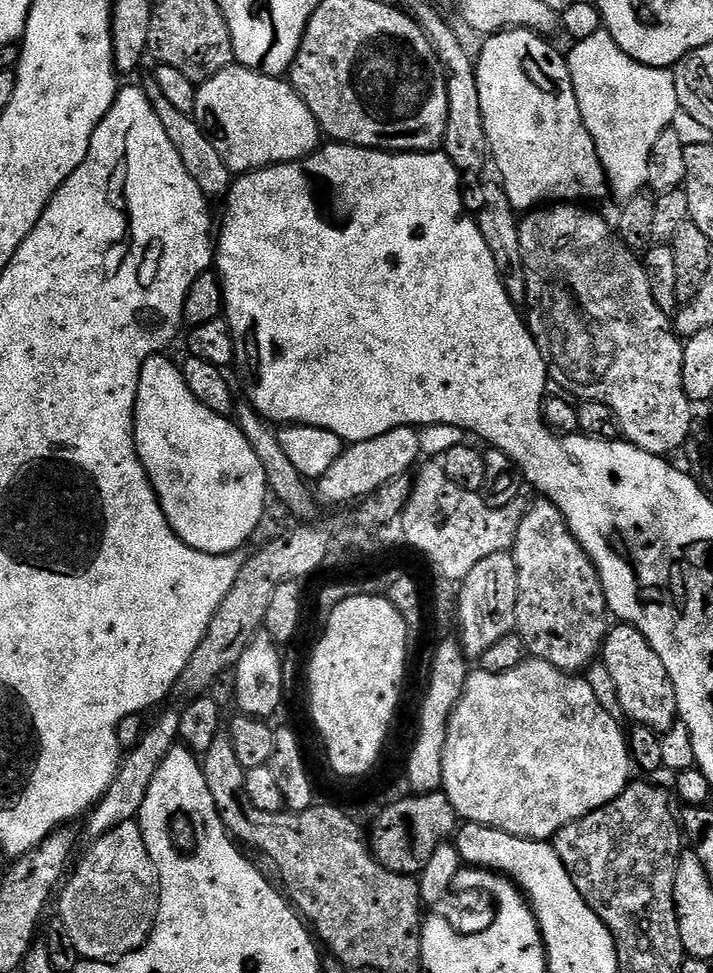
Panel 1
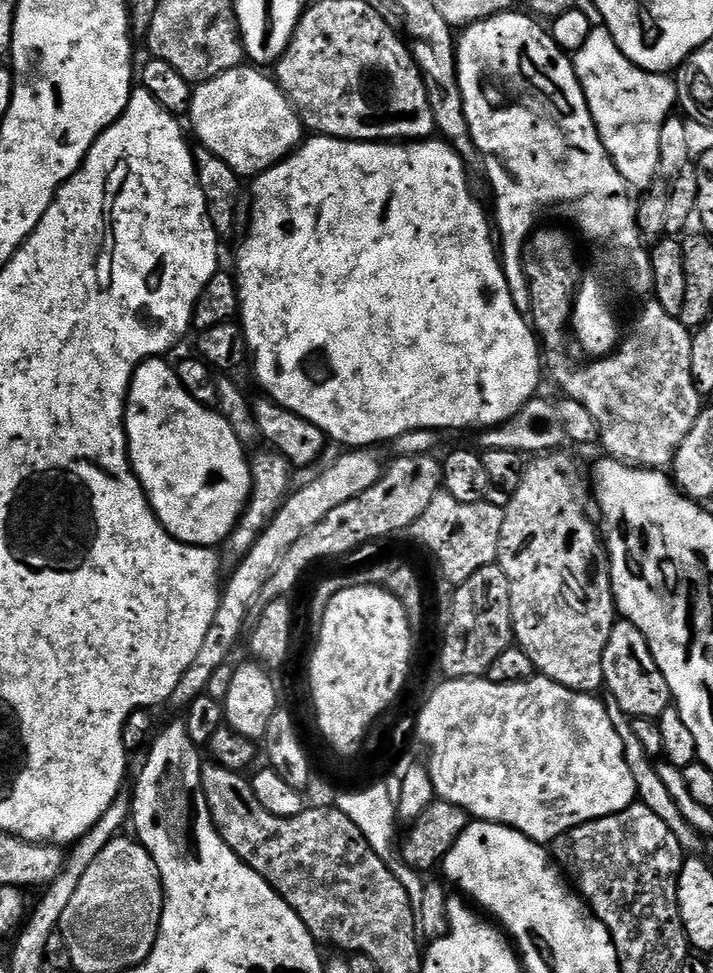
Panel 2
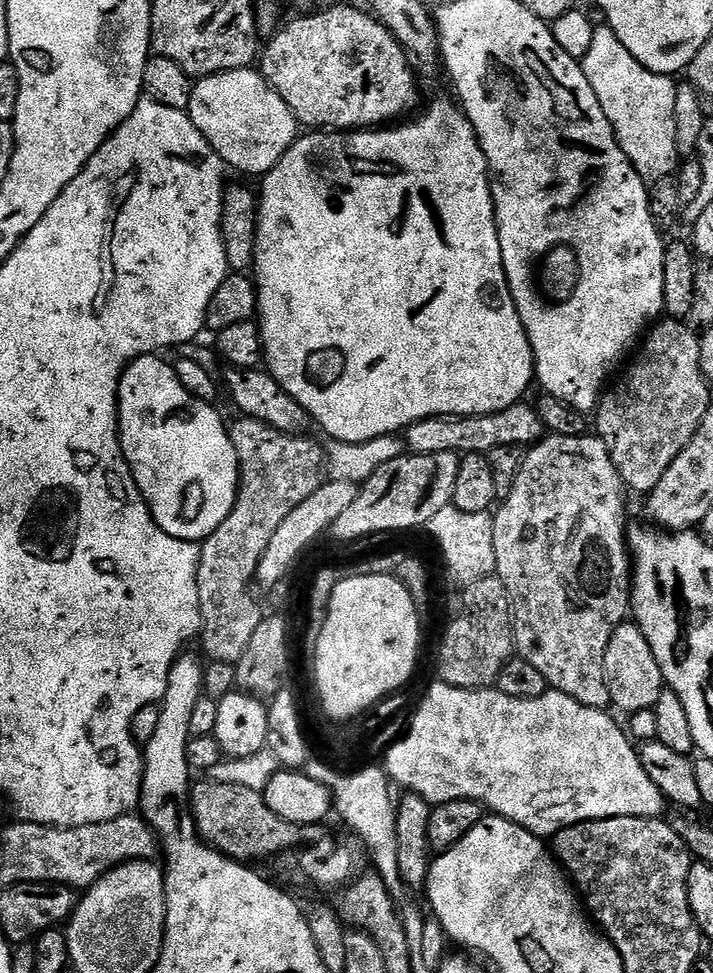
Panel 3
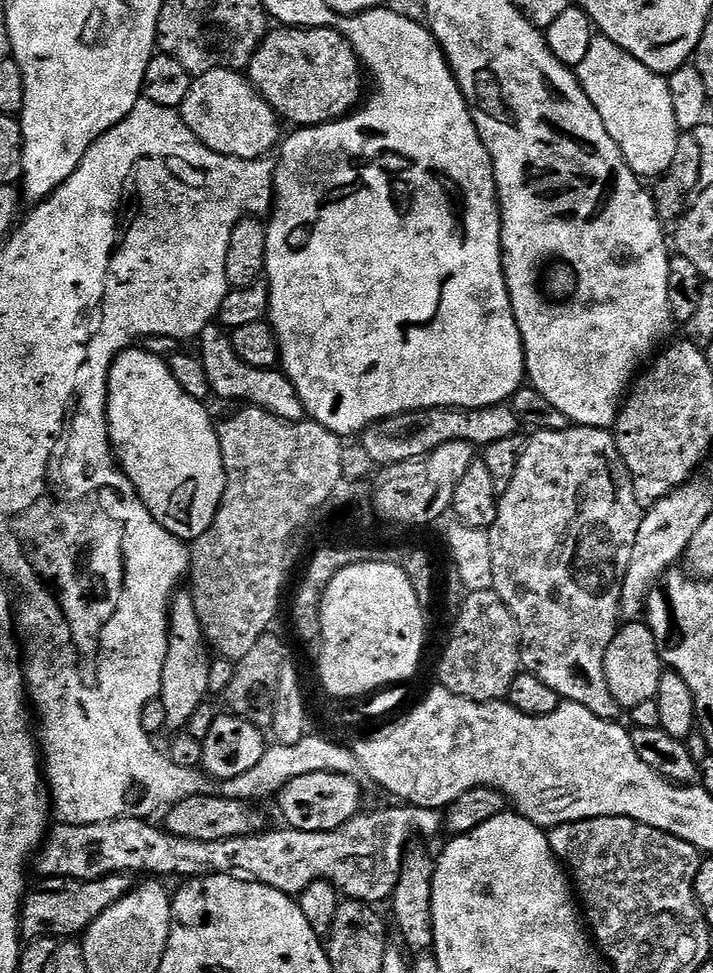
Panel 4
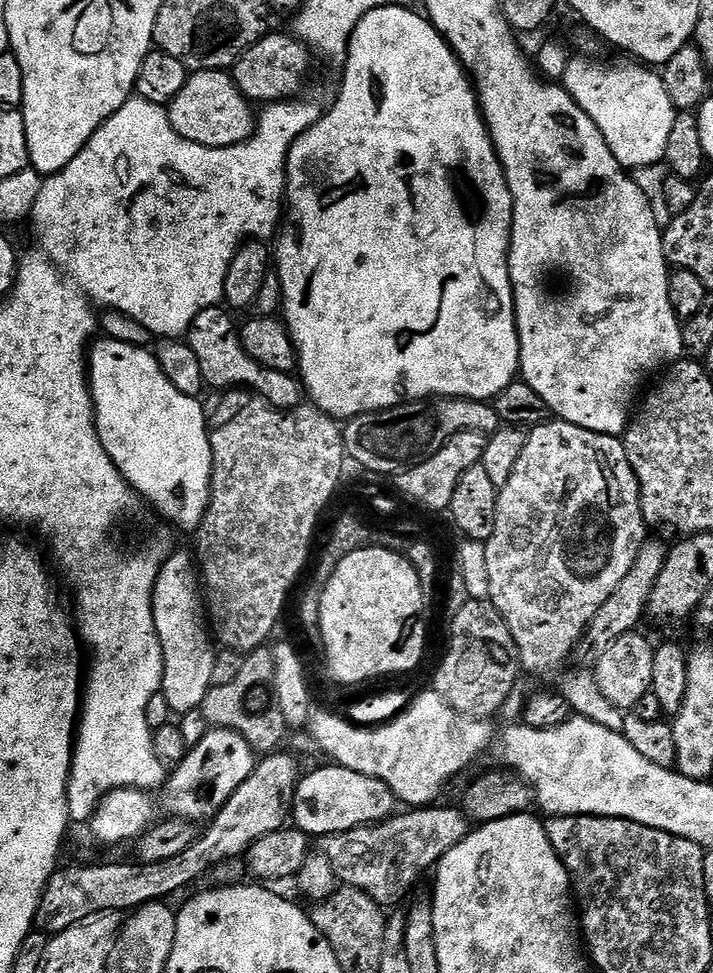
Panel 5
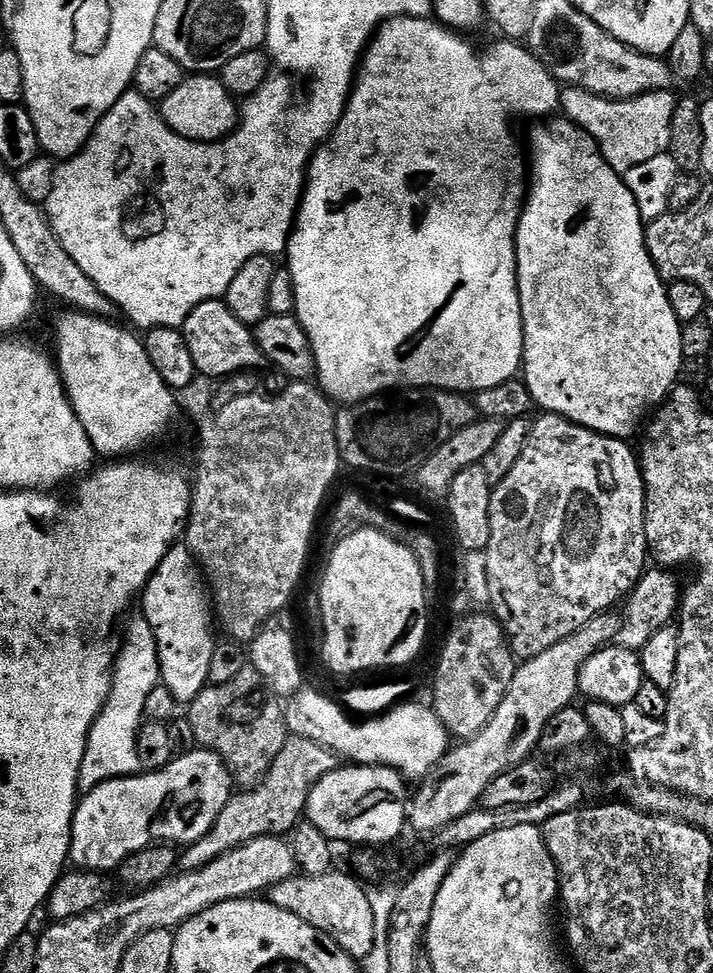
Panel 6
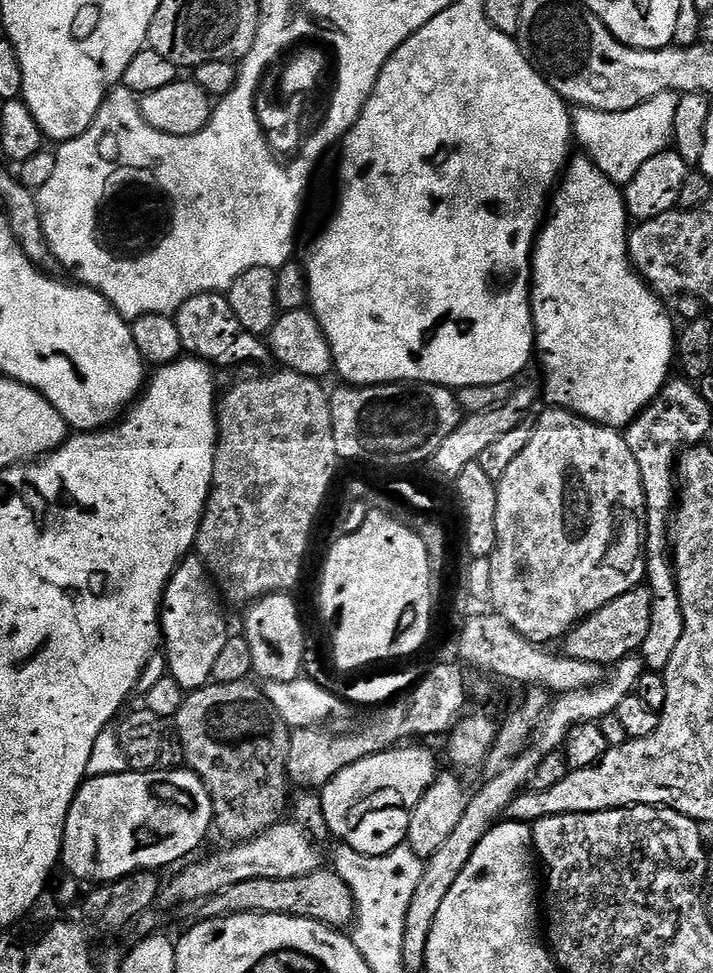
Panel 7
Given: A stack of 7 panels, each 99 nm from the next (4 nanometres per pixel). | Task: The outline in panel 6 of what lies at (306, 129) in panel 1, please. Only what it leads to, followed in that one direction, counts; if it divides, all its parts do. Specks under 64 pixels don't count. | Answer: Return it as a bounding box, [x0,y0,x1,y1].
[158,74,238,140]

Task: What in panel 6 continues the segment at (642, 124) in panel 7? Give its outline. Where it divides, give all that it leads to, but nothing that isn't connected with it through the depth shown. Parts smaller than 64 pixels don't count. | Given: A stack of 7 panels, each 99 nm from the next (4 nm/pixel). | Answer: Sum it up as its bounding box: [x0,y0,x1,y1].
[560,87,677,174]

